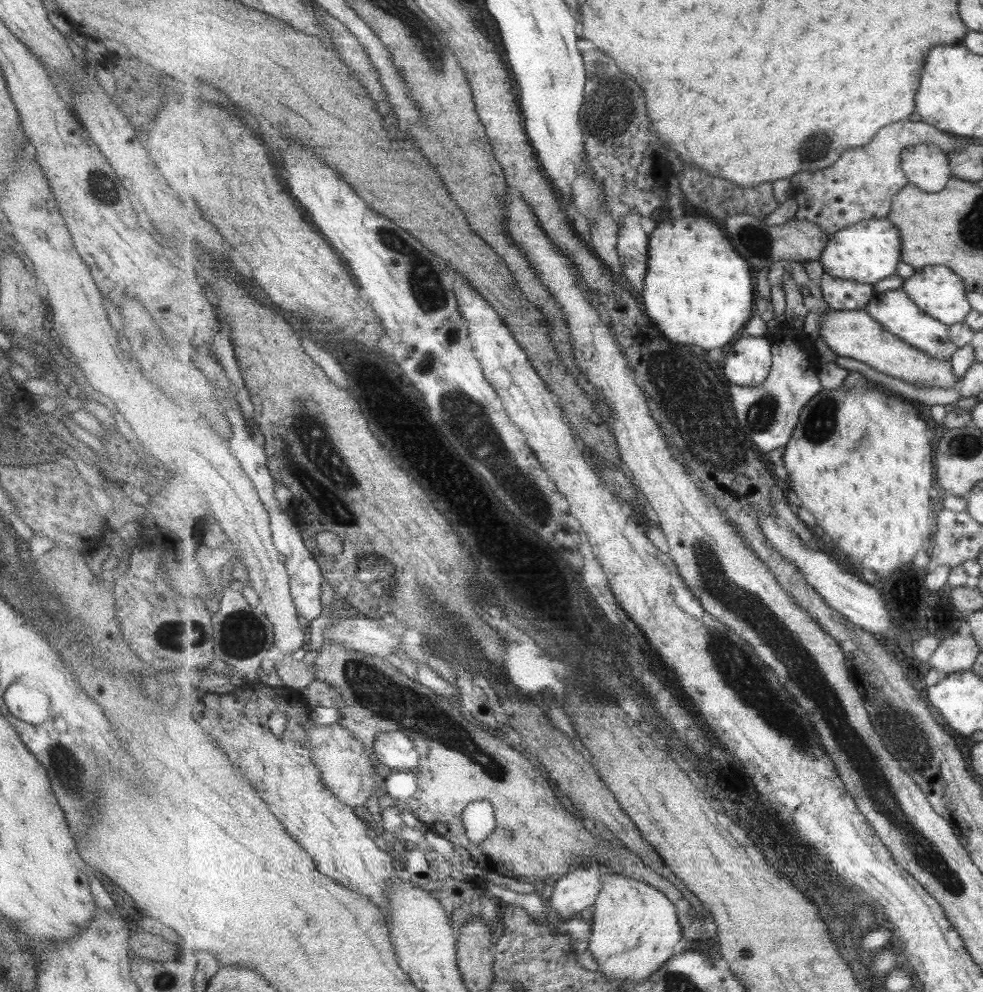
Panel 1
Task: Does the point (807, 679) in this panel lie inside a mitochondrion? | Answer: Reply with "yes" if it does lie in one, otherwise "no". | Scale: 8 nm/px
yes

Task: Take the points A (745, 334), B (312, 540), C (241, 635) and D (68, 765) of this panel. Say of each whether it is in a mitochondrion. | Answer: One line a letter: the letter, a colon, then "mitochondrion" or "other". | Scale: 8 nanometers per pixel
A: other
B: other
C: mitochondrion
D: mitochondrion

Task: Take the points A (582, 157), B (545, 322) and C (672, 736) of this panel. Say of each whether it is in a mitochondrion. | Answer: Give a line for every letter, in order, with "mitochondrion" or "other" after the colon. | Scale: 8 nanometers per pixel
A: mitochondrion
B: other
C: other

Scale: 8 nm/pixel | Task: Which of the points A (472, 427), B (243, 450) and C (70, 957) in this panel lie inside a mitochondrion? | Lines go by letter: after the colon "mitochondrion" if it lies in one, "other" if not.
A: mitochondrion
B: other
C: other

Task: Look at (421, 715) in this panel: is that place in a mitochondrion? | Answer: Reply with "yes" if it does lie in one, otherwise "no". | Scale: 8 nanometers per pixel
yes

